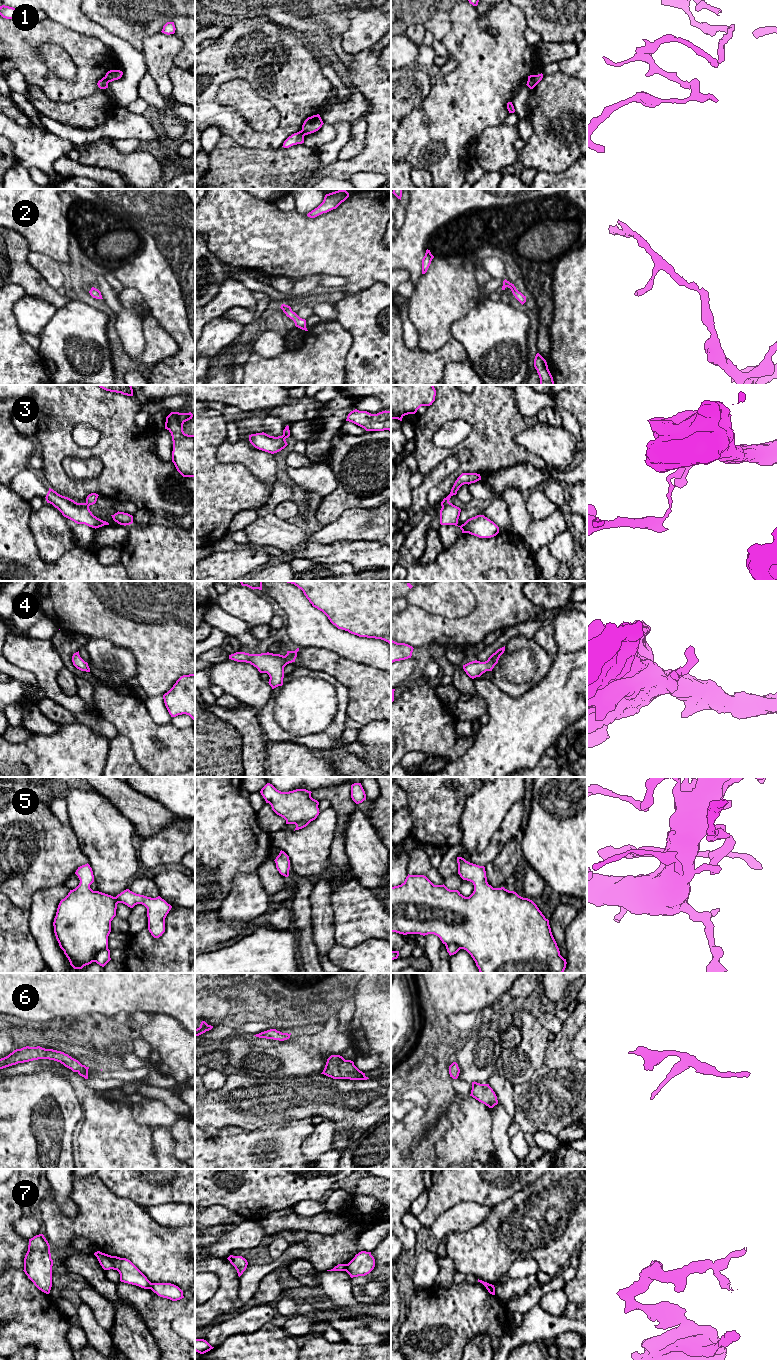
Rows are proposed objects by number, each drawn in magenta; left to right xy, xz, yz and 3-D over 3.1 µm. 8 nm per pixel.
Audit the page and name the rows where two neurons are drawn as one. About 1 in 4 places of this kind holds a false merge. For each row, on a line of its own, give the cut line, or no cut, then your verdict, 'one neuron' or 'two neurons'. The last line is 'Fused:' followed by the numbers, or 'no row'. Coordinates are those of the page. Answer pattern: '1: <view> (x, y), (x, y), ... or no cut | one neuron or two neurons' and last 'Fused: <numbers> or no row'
1: xy (104, 77), (108, 82) | two neurons
2: no cut | one neuron
3: yz (448, 500), (442, 506) | two neurons
4: no cut | one neuron
5: no cut | one neuron
6: no cut | one neuron
7: xz (347, 1264), (344, 1270) | two neurons
Fused: 1, 3, 7

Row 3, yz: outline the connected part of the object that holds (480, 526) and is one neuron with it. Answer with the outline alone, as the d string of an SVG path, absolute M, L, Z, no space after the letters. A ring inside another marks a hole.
M449 501L446 502L440 510L440 524L458 526L460 512L459 507ZM484 515L472 517L458 527L462 533L469 533L479 538L491 538L499 533L499 527Z

